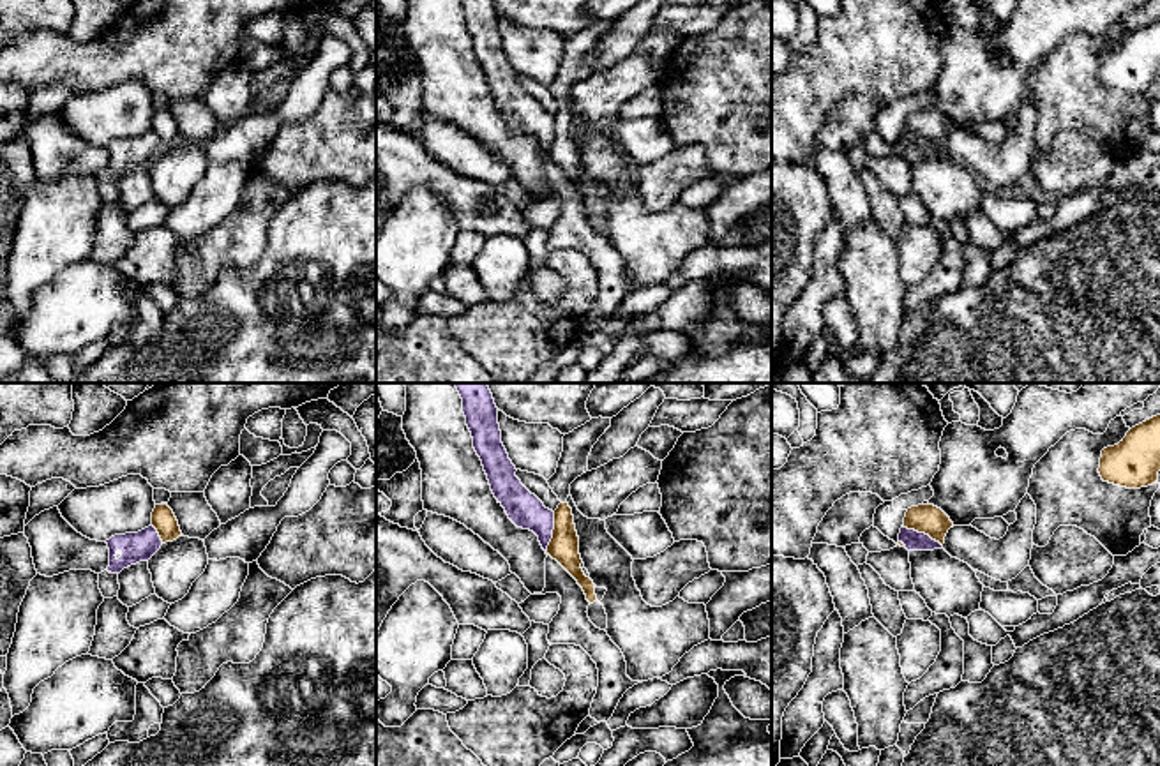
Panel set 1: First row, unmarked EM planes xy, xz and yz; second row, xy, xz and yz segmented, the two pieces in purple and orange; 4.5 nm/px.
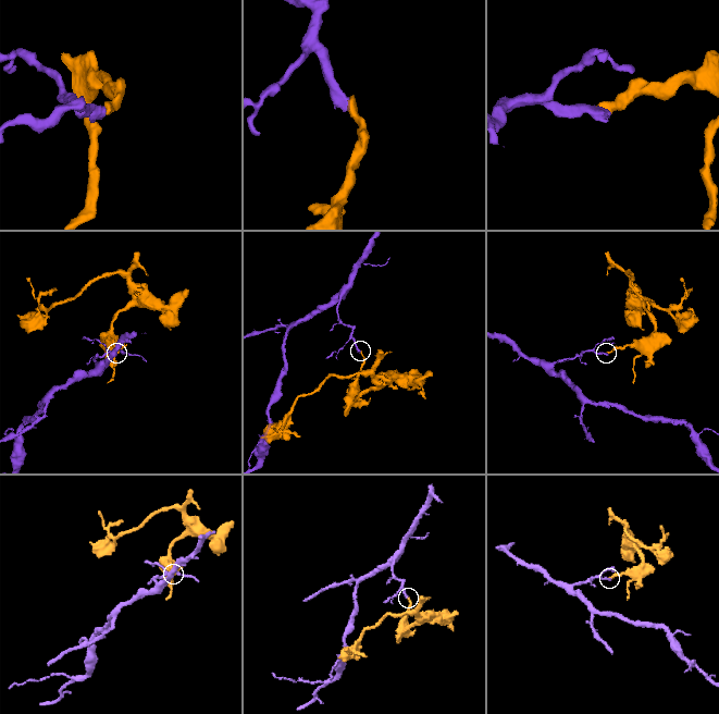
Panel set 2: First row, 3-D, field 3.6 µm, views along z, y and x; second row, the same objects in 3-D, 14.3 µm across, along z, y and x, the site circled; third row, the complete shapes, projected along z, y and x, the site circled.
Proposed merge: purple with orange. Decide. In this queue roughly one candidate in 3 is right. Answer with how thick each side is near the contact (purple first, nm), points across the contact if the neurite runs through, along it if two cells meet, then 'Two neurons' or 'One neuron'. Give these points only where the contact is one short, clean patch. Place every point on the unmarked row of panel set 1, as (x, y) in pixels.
Thickness 90 nm (purple) against 140 nm. Boundary: yz (903, 129), (927, 138), (941, 150). Two neurons

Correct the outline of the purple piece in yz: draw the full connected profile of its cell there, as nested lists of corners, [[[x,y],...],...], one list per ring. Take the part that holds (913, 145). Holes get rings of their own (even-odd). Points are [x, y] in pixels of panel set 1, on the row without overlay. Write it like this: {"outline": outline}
{"outline": [[[900,132],[899,146],[906,150],[908,155],[934,155],[941,154],[943,150],[936,145],[932,145],[925,138],[918,138],[915,134]]]}

